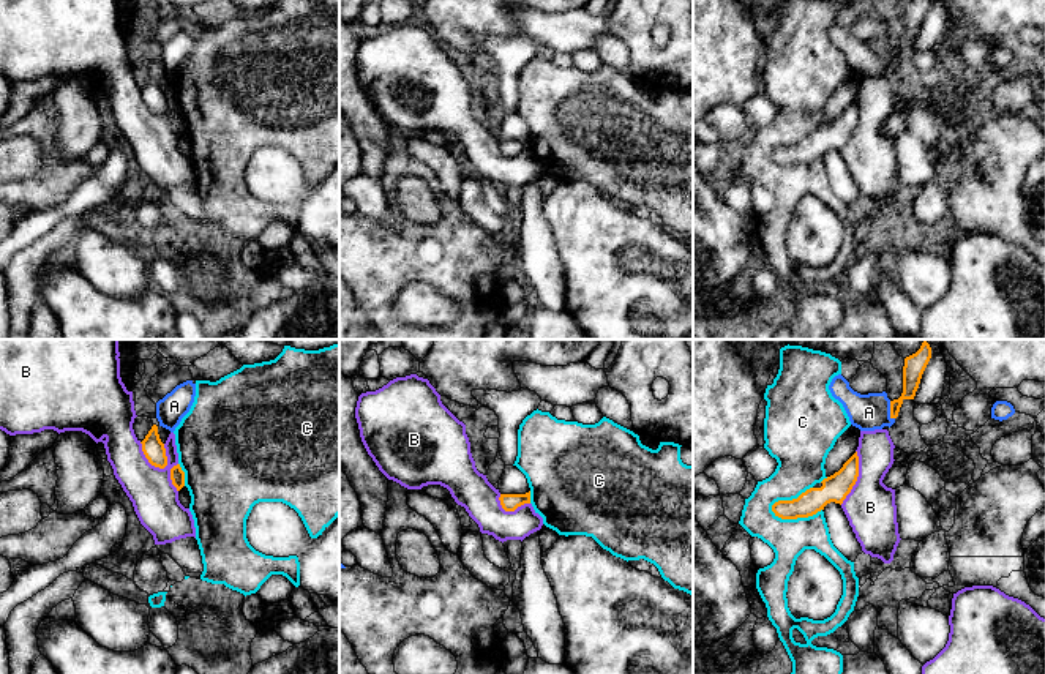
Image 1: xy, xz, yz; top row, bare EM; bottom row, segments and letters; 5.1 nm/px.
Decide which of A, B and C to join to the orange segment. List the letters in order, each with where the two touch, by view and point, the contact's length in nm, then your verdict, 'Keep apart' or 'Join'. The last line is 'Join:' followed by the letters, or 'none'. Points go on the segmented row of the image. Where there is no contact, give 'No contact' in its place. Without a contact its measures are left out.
A: Touches orange at yz (891, 411). Shared border 100 nm. Keep apart
B: Touches orange at xy (149, 461). Shared border 190 nm. Keep apart
C: Touches orange at yz (794, 518). Shared border 260 nm. Keep apart
Join: none

